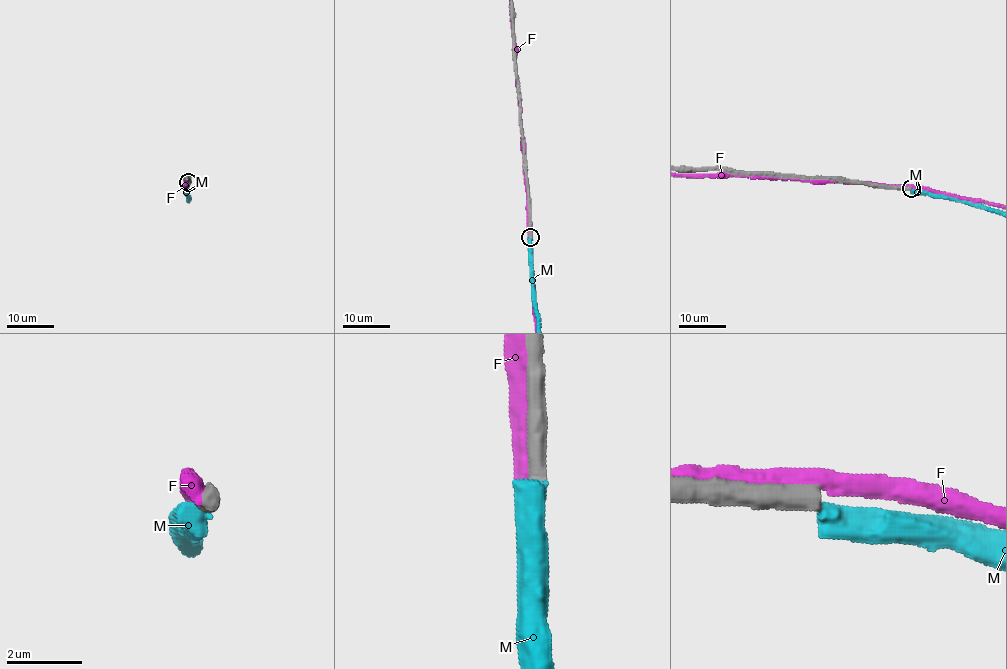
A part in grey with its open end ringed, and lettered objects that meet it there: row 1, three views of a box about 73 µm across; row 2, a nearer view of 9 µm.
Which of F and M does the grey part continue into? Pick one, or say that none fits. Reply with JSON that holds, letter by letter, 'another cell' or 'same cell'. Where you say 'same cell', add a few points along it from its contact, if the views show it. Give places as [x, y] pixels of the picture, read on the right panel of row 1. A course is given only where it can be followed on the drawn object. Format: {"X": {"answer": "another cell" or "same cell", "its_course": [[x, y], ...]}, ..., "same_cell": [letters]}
{"F": {"answer": "another cell"}, "M": {"answer": "another cell"}, "same_cell": []}

